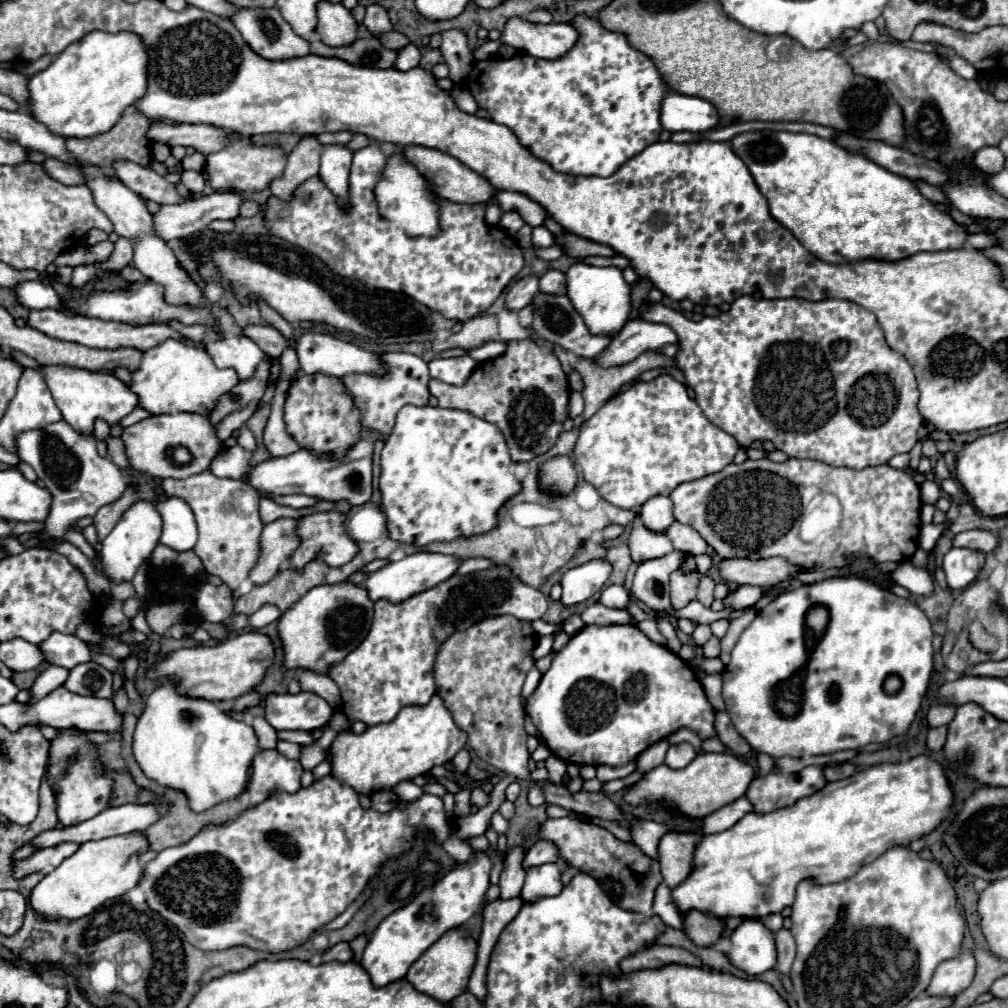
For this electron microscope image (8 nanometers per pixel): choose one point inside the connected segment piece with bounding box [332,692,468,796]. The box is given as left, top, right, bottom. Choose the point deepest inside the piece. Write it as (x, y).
(420, 737)

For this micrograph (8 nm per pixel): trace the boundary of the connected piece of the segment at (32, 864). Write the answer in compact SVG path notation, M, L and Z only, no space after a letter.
M64 842L64 844L58 844L56 848L42 848L34 856L24 858L14 864L14 878L24 878L32 872L50 872L52 868L60 866L64 858L72 856L78 850L78 846L80 844Z

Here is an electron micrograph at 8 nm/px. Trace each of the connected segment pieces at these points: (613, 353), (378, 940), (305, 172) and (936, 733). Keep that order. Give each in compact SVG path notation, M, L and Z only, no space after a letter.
M630 320L612 340L612 344L596 358L600 366L620 366L632 362L648 350L658 350L664 344L676 344L678 336L666 324L652 324L646 320Z
M490 824L484 835L490 842L490 847L484 852L474 852L468 862L456 862L452 870L448 870L434 886L420 890L410 898L408 904L394 910L386 916L376 930L372 932L368 946L362 954L360 964L372 978L376 988L382 988L394 980L406 976L408 968L448 930L466 924L474 914L478 914L486 902L486 890L490 886L490 870L492 870L492 850L497 847L498 834Z
M302 136L302 140L294 146L294 150L288 156L284 176L270 184L272 194L280 200L290 200L292 192L306 178L318 174L320 152L322 152L322 144L318 140L312 140L312 136Z
M948 726L932 728L932 730L928 732L928 738L926 738L926 746L928 746L928 750L940 750L940 748L944 746L946 734L948 734Z

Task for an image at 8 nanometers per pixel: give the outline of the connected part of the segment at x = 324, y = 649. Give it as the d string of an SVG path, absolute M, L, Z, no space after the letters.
M340 582L312 588L278 620L278 634L284 644L286 668L306 668L324 674L360 646L374 618L374 602L360 584Z

